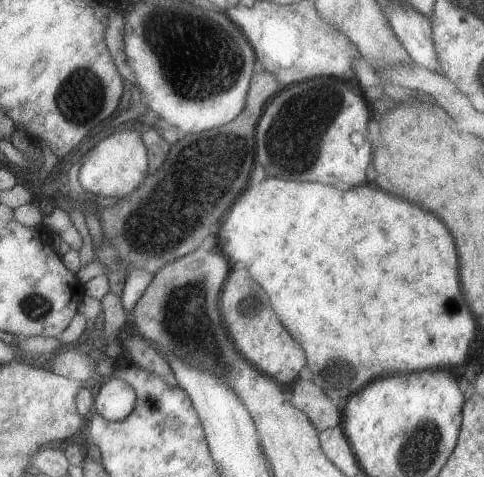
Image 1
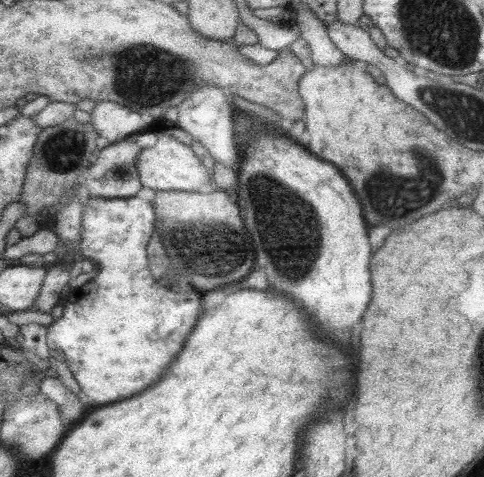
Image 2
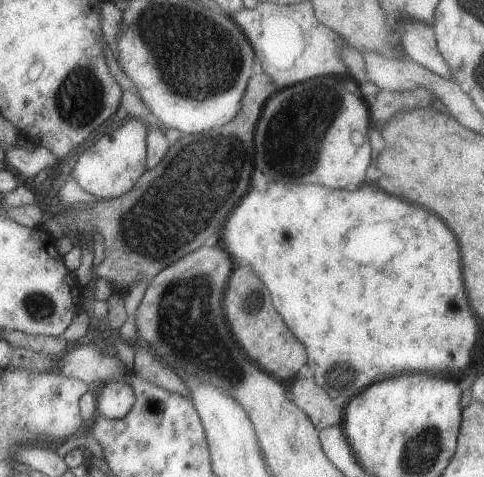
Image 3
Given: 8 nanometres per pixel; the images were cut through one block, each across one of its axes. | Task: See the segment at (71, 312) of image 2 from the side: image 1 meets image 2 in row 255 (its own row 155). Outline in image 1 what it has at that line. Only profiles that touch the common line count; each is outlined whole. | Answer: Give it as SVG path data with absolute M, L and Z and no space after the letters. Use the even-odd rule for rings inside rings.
M123 130L103 136L91 150L81 156L79 162L79 184L85 192L105 198L125 198L129 196L149 174L149 158L139 130Z

